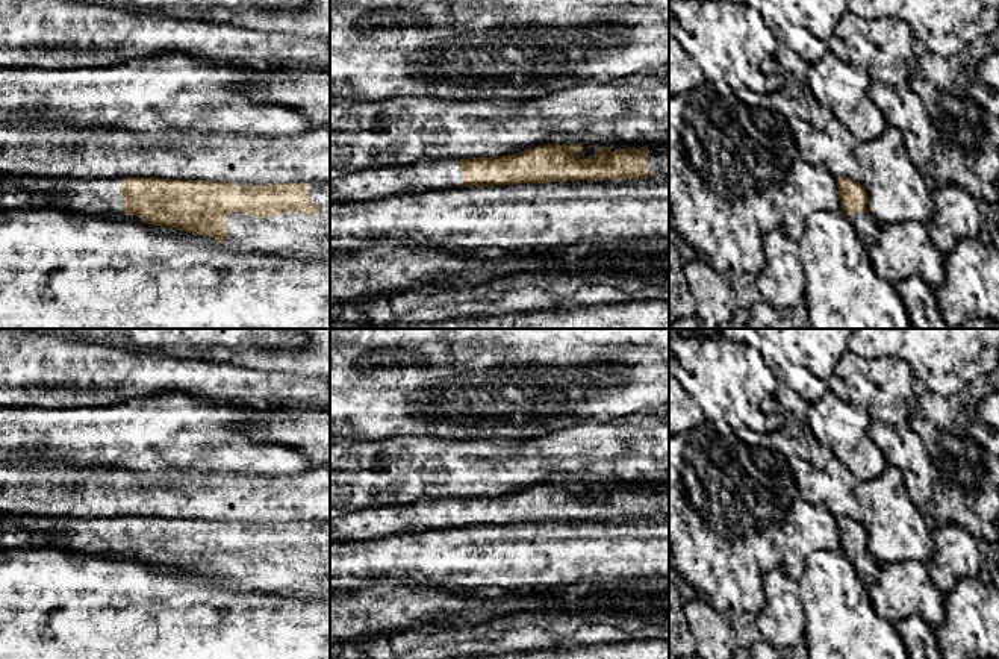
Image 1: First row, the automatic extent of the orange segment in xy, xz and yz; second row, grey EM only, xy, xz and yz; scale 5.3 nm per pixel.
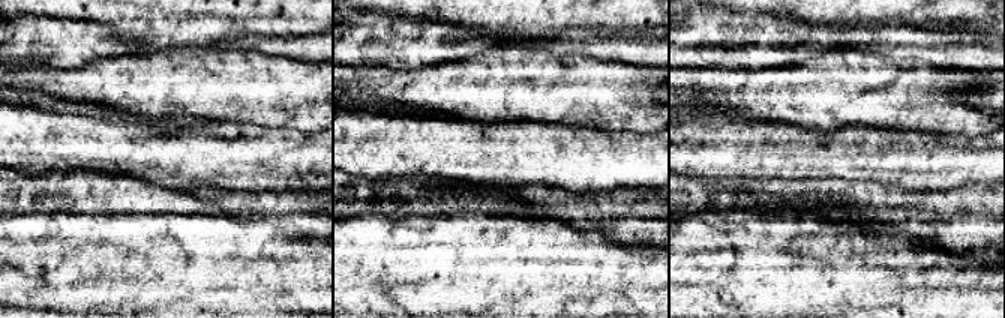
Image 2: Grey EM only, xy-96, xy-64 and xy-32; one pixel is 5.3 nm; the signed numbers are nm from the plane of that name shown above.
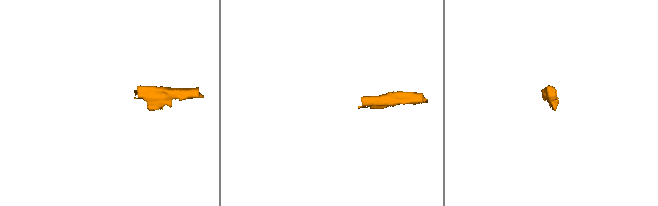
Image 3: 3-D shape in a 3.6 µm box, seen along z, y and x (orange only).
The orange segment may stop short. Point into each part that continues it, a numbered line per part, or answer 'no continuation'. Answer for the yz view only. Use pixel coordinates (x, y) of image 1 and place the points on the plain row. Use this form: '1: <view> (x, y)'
1: yz (868, 570)

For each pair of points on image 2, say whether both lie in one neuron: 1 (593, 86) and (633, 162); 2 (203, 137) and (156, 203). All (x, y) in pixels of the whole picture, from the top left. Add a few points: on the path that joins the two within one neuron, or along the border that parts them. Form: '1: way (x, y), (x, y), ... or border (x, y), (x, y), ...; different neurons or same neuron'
1: border (582, 125), (639, 134), (653, 132); different neurons
2: border (134, 177), (189, 192); different neurons

